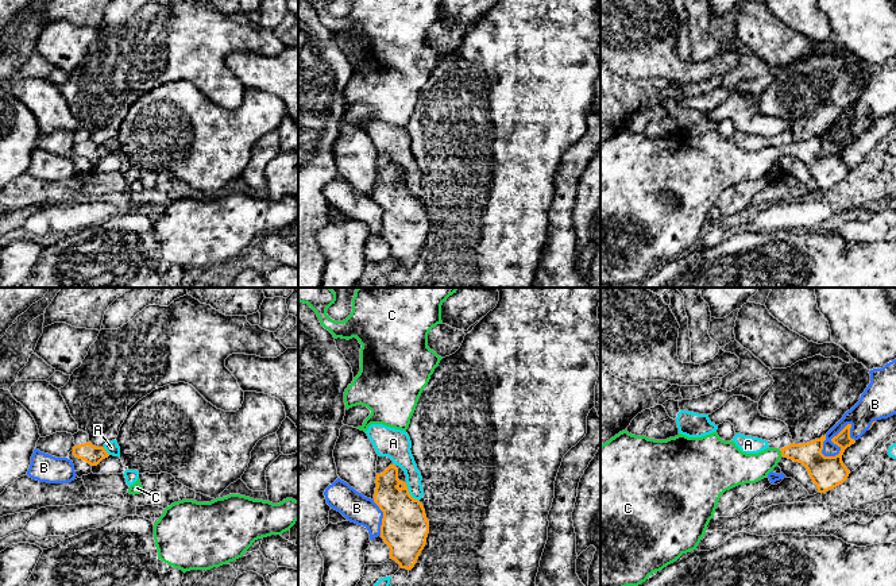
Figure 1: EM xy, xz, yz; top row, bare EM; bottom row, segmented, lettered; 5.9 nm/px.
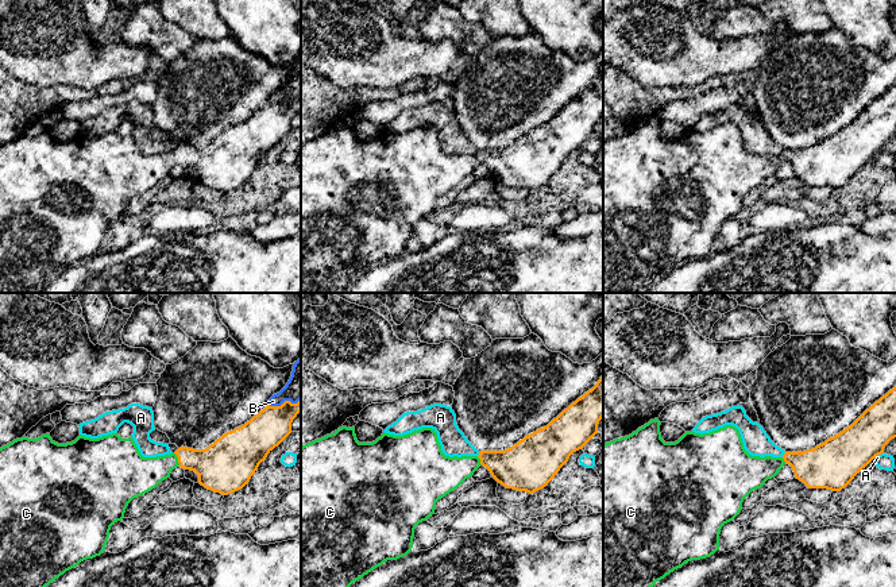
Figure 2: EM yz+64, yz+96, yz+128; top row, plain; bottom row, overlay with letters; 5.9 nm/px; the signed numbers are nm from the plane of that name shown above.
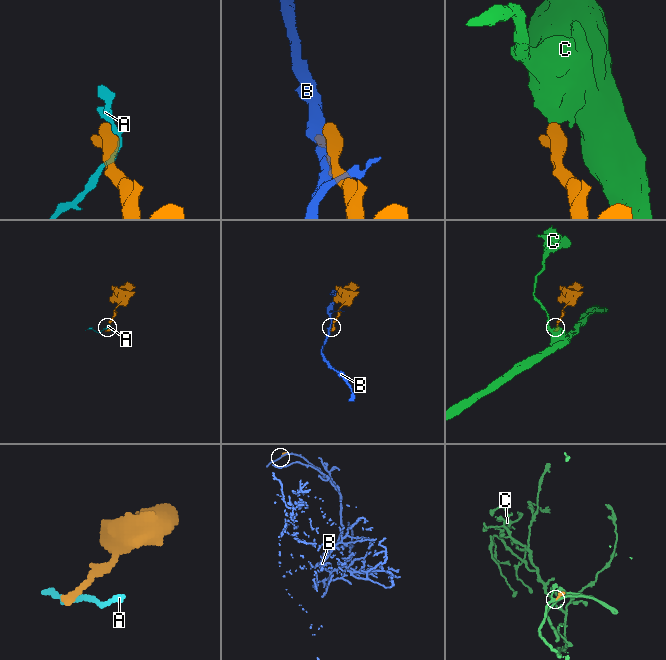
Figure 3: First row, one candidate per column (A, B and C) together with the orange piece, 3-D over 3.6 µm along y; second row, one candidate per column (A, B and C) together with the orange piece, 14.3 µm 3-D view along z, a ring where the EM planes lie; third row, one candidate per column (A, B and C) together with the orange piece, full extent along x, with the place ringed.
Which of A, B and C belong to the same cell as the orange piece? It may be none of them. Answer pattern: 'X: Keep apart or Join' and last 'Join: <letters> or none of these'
A: Keep apart
B: Keep apart
C: Join
Join: C

